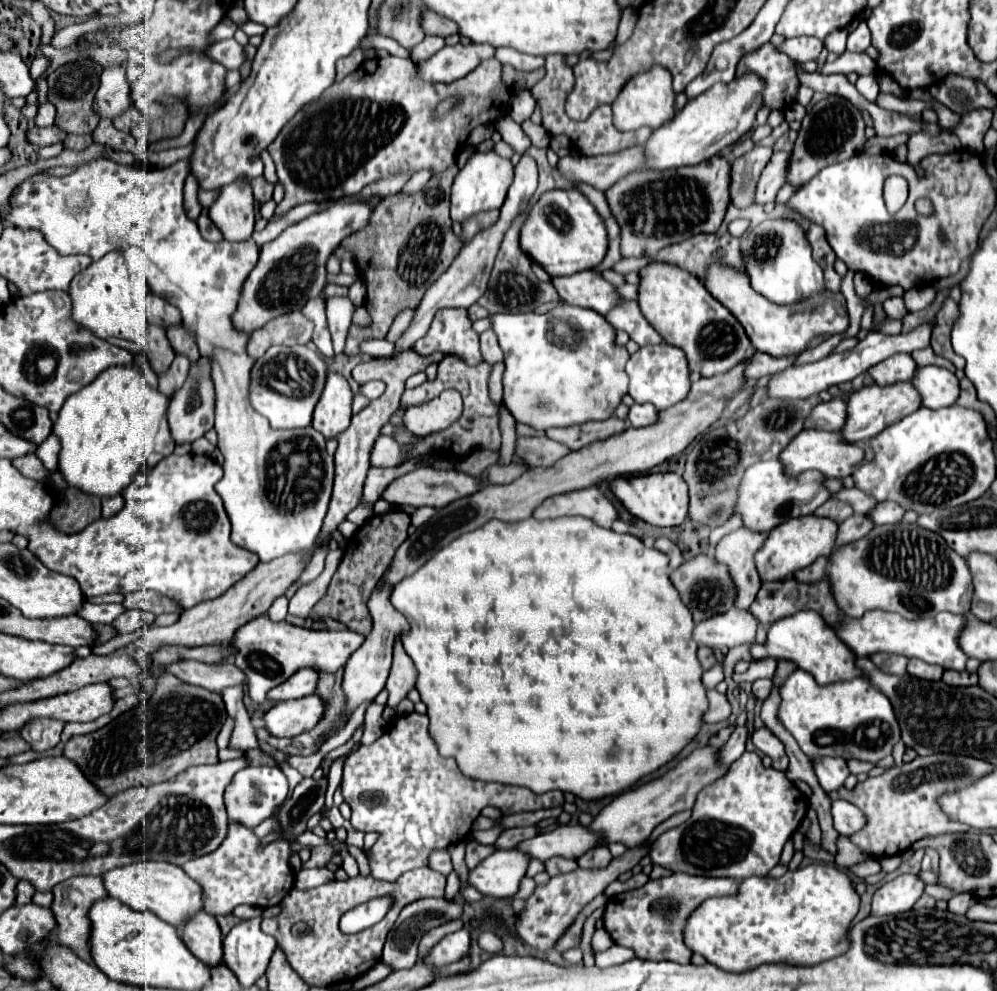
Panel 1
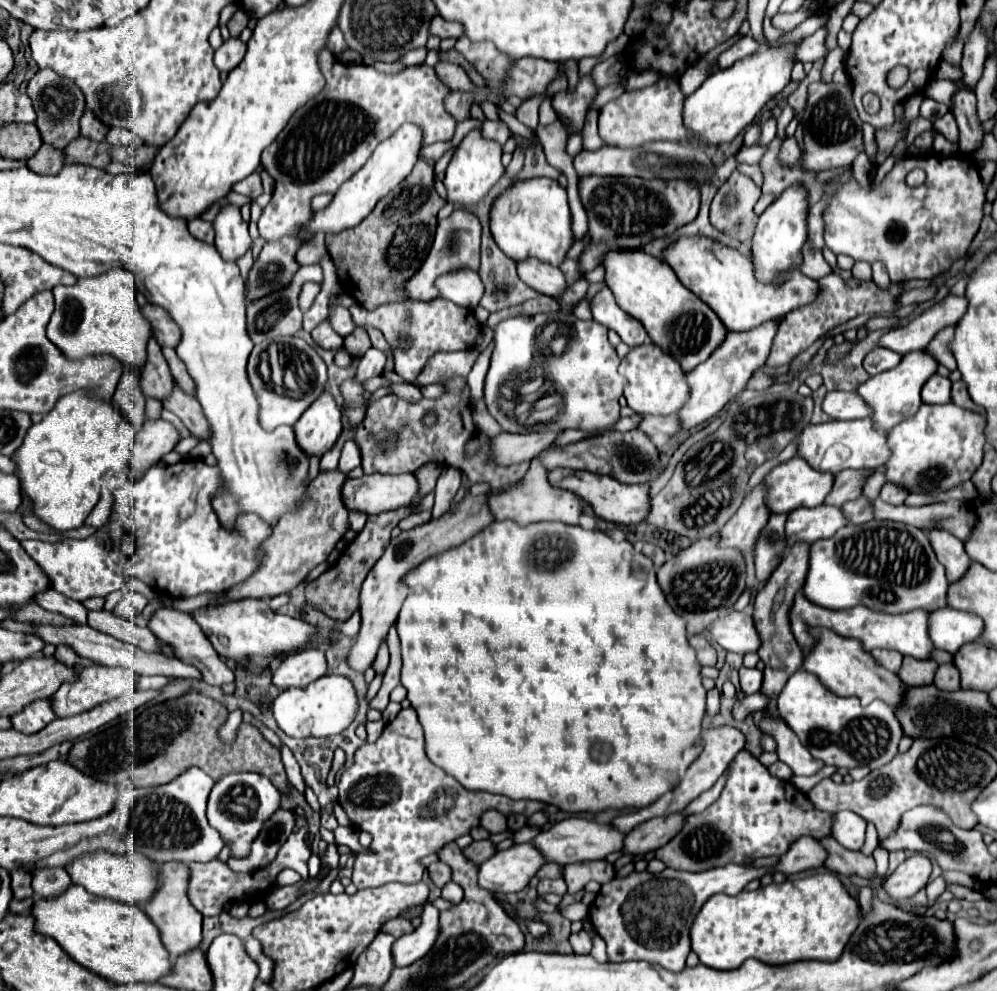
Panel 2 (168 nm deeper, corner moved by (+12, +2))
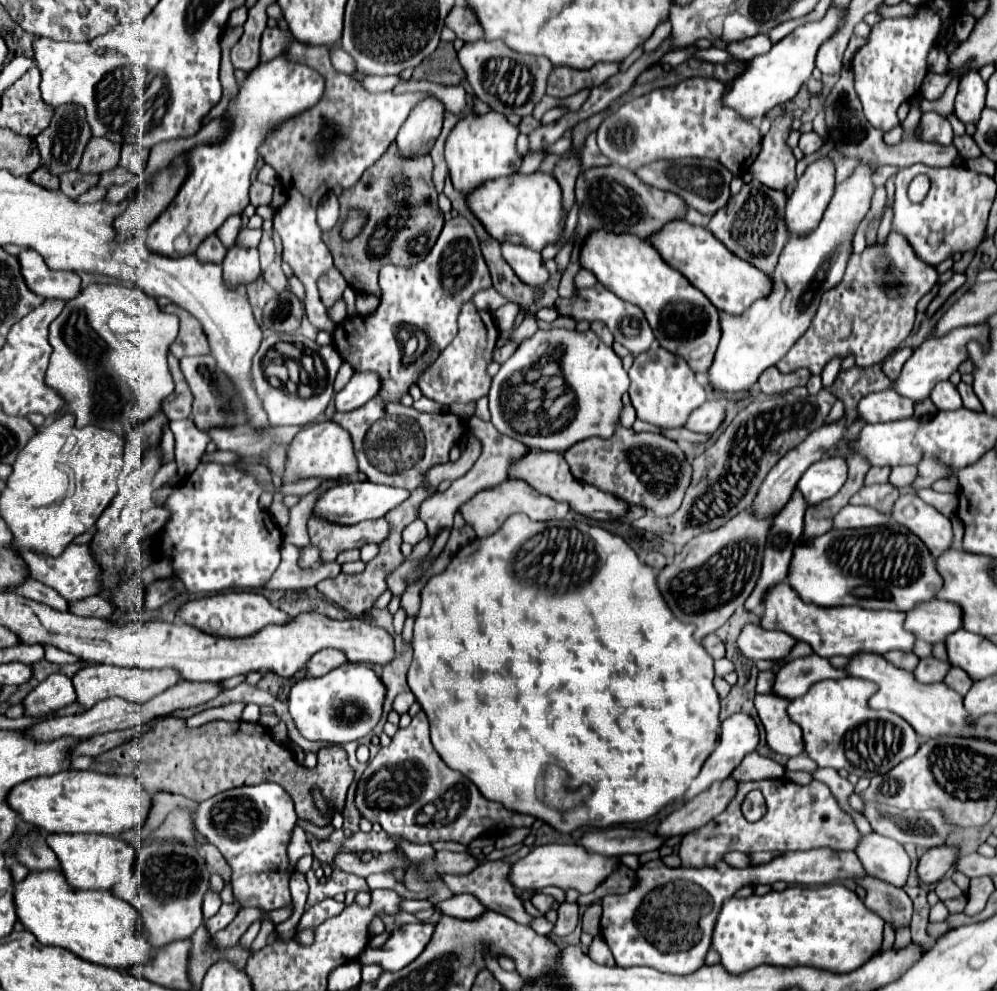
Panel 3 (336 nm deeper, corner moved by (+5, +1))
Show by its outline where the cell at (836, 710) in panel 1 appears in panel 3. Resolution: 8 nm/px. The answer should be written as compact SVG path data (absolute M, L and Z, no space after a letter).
M843 677L843 679L825 679L817 681L807 695L797 697L789 703L789 717L803 729L803 741L805 741L805 751L807 755L819 765L819 767L833 767L833 769L845 769L849 773L855 773L857 777L875 777L883 775L889 769L893 769L897 763L903 759L911 757L921 741L917 743L917 735L913 727L901 719L899 715L891 711L875 711L867 705L867 699L877 691L877 685L865 679L855 679L855 677Z

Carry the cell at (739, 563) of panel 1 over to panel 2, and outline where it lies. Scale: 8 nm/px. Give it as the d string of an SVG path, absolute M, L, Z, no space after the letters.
M764 482L752 488L752 492L744 498L738 512L728 520L724 530L720 532L720 546L728 548L740 548L746 558L752 558L756 536L760 534L760 528L768 522L770 508L766 506L766 492Z

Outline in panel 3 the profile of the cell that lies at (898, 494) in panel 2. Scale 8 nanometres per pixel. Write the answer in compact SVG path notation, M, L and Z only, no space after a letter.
M923 457L921 463L919 463L919 475L917 479L911 483L911 491L917 493L919 489L925 489L925 487L931 487L937 479L941 477L949 477L951 471L945 469L943 465L939 465L935 459L931 457Z

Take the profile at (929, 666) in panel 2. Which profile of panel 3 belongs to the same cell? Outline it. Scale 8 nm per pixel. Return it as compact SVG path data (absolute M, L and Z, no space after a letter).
M927 657L927 659L919 661L919 665L913 671L913 675L921 683L939 683L939 681L943 681L943 677L949 671L949 667L951 665L945 663L945 661L939 661L935 657Z

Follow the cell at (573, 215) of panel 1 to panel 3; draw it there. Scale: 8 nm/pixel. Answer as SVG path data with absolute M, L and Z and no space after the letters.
M513 173L483 183L469 195L469 207L485 225L487 233L497 241L511 241L513 245L527 245L529 249L543 251L549 245L559 243L565 229L565 209L561 199L561 187L553 175Z

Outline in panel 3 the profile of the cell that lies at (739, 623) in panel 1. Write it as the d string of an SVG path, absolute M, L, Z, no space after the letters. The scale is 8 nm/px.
M747 623L739 637L737 637L737 649L751 661L757 659L783 659L791 647L795 645L795 639L791 639L783 631L765 631L761 625Z

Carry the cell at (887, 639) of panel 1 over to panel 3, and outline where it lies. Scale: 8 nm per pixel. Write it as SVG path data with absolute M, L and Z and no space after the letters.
M775 585L765 595L765 615L761 619L763 629L783 631L797 641L805 641L813 647L813 651L821 657L833 655L853 655L859 651L869 653L887 653L887 651L913 651L917 637L905 629L903 625L905 613L895 611L871 611L859 607L819 607L803 603L797 591L791 585Z

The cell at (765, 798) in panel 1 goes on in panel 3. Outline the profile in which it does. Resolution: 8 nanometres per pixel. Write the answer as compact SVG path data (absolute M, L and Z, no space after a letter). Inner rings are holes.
M761 779L739 783L737 795L731 799L731 803L721 815L717 815L701 829L687 833L679 847L679 859L681 865L687 867L703 867L723 861L723 855L729 851L741 851L747 855L757 851L807 851L815 847L853 851L857 847L859 837L861 833L857 831L853 819L837 805L835 797L831 795L825 783L811 781L803 787L789 779ZM751 789L759 789L767 801L767 813L755 823L749 823L741 813L741 801L745 793L749 793Z

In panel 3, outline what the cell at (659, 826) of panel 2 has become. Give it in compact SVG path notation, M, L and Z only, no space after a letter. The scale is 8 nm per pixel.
M733 779L717 781L707 791L699 793L691 801L687 801L683 807L675 809L667 815L657 827L657 835L661 837L681 837L685 833L691 833L703 825L707 825L715 815L719 815L727 803L733 799L737 791L737 783Z

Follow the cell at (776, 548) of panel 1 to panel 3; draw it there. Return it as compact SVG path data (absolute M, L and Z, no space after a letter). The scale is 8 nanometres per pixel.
M845 505L835 517L833 517L833 529L855 529L855 527L873 527L887 523L889 517L871 509L871 507L853 507Z

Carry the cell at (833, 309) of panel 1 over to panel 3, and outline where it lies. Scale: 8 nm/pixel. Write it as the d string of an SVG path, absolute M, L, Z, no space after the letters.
M671 221L651 237L653 247L673 269L681 271L691 285L695 285L705 297L719 309L729 315L743 315L755 301L771 295L773 281L761 271L755 269L749 261L735 257L719 239L713 237L709 229L689 225L687 221Z

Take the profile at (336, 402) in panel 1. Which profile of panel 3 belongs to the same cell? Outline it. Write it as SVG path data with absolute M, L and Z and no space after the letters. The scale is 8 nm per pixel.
M321 419L301 429L291 441L287 449L287 473L283 481L291 483L297 479L305 479L305 477L337 479L341 475L351 475L351 473L357 473L357 459L353 455L351 435L335 421Z

